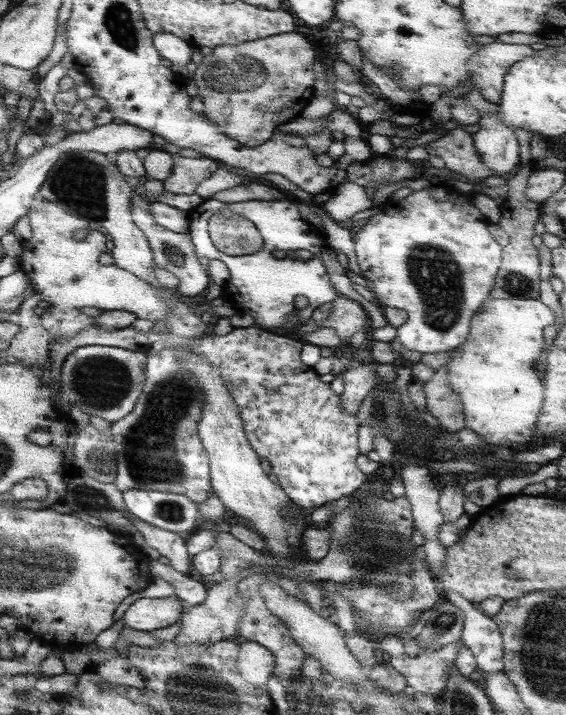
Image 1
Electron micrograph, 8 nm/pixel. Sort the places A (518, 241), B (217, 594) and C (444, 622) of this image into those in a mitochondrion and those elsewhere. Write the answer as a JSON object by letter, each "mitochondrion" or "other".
{"A":"other","B":"other","C":"mitochondrion"}

